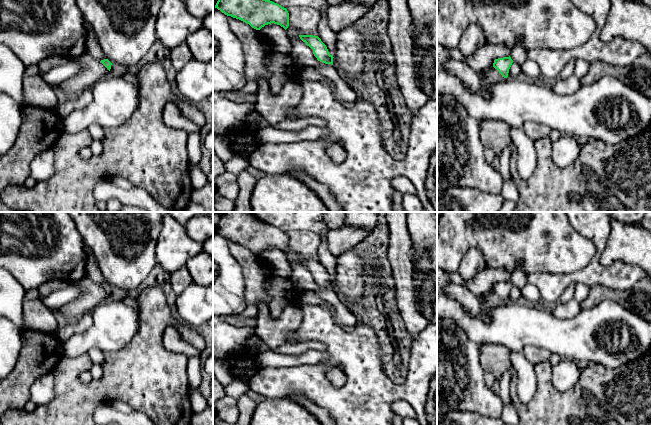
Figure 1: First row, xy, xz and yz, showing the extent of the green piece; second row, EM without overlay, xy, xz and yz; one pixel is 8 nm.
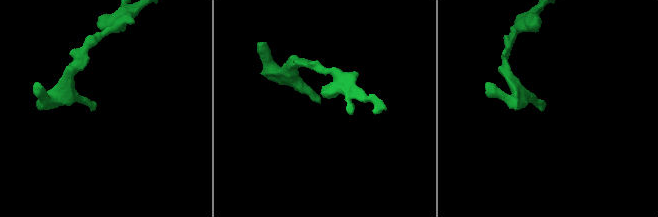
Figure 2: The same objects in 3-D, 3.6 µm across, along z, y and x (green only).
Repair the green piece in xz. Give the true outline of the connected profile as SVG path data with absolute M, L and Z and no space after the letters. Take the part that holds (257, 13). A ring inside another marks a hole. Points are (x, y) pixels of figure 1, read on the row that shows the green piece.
M218 0L215 8L256 30L271 23L280 25L285 30L289 26L287 9L270 0Z

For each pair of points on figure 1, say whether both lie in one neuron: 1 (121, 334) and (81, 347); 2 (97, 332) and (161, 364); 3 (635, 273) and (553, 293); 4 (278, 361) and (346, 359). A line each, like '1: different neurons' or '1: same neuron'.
1: same neuron
2: different neurons
3: same neuron
4: different neurons

